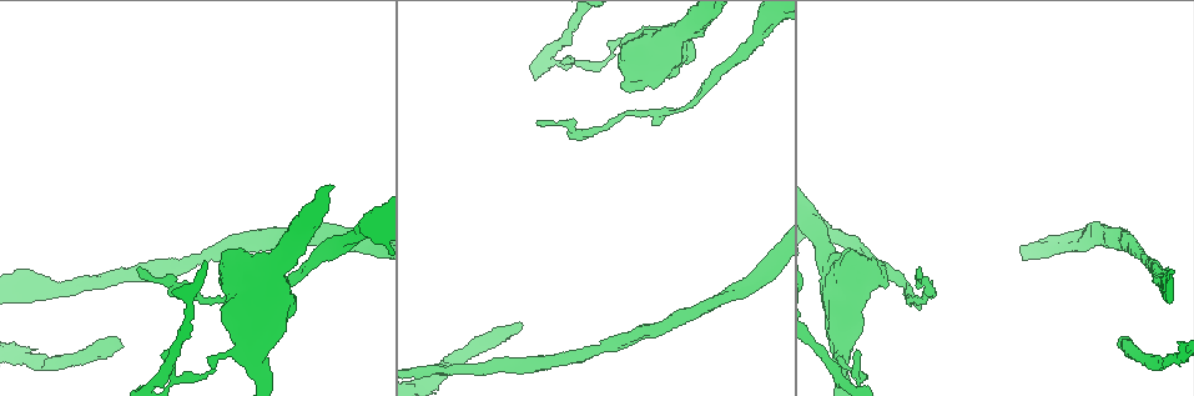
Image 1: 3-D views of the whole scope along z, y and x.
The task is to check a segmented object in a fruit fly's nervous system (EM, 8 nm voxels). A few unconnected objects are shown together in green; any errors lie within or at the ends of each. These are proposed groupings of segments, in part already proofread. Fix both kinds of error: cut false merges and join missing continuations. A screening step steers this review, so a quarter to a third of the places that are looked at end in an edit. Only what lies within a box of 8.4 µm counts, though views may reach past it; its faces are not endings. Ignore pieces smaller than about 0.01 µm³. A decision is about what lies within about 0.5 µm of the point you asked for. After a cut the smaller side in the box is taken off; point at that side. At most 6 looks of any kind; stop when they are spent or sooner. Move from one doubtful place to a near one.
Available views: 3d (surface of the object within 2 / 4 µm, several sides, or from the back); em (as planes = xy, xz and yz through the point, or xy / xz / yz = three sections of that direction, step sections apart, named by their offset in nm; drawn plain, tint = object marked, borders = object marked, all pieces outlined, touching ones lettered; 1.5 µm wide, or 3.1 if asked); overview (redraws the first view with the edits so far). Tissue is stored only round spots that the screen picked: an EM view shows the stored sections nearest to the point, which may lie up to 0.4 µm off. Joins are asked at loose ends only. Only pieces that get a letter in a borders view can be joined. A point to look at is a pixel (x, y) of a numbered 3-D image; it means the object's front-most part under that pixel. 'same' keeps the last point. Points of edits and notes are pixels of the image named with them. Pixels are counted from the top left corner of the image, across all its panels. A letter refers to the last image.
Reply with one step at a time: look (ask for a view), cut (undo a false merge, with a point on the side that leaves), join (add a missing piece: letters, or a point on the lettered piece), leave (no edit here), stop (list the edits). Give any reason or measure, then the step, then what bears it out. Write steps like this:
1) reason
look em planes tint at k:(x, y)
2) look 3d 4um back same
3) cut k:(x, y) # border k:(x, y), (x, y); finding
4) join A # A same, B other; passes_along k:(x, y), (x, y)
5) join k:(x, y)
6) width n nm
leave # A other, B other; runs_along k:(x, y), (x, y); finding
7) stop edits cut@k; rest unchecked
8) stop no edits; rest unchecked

four arms meet
look 3d 4um back at 1:(449, 367)

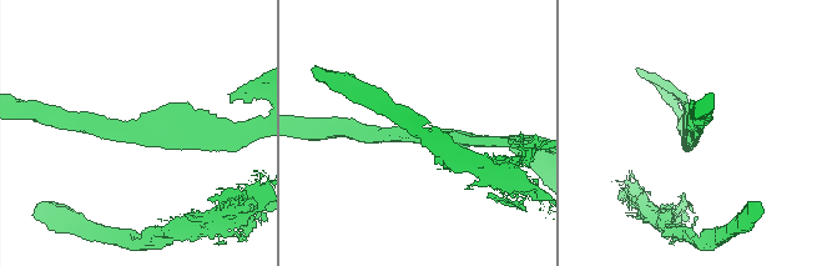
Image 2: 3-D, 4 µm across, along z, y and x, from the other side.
arms 4
look em planes plain at 2:(136, 132)

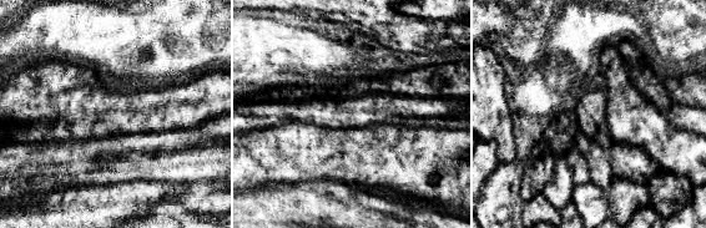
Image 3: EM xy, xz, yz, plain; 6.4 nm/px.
look em planes borders same

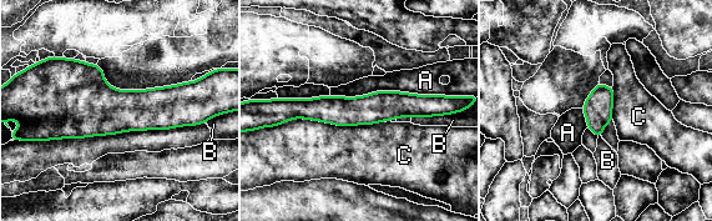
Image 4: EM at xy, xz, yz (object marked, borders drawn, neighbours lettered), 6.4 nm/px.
width 180 nm
leave # A other, B other, C other; border 4:(382, 121), (291, 119), (274, 126); all the same cell

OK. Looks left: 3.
branch stops here
look 3d 4um at 1:(522, 323)

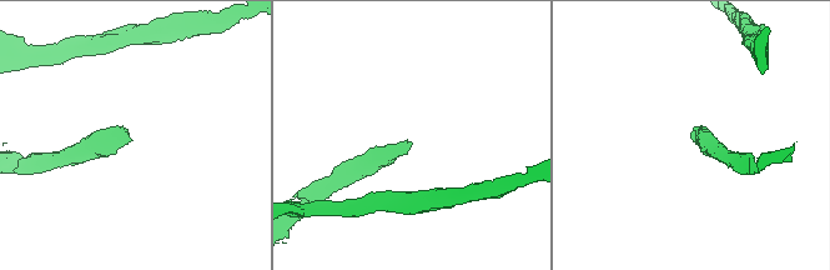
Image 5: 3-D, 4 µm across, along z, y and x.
need the tissue
look em xy step 4 borders at 5:(411, 145)

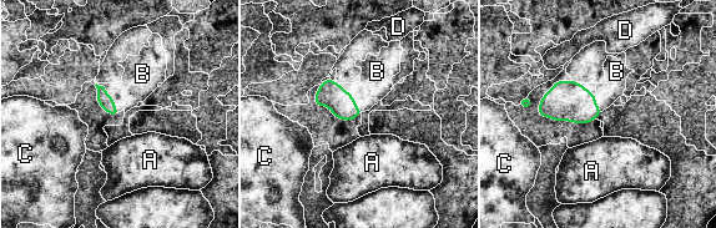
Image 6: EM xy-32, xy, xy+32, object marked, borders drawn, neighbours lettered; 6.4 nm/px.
join B # A other, B same, C other, D other; passes_along 6:(343, 106), (351, 95), (377, 71); it goes on there

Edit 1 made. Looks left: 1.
stop edits join@6; rest unchecked

